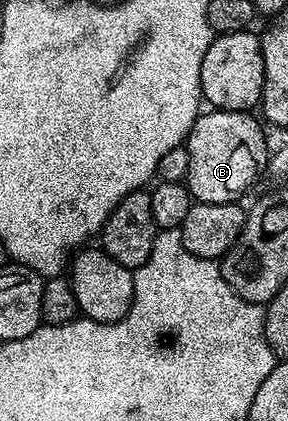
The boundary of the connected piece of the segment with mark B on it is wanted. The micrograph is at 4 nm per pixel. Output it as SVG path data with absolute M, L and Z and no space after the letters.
M215 109L205 110L198 116L194 121L194 125L190 129L186 140L186 148L189 153L189 171L186 178L186 186L189 193L191 193L193 200L198 203L235 203L241 197L239 195L244 195L248 191L248 186L255 181L260 175L260 170L263 172L267 168L268 161L270 158L270 146L268 147L268 139L264 136L264 131L260 128L261 120L255 119L255 114L246 111L218 111Z

